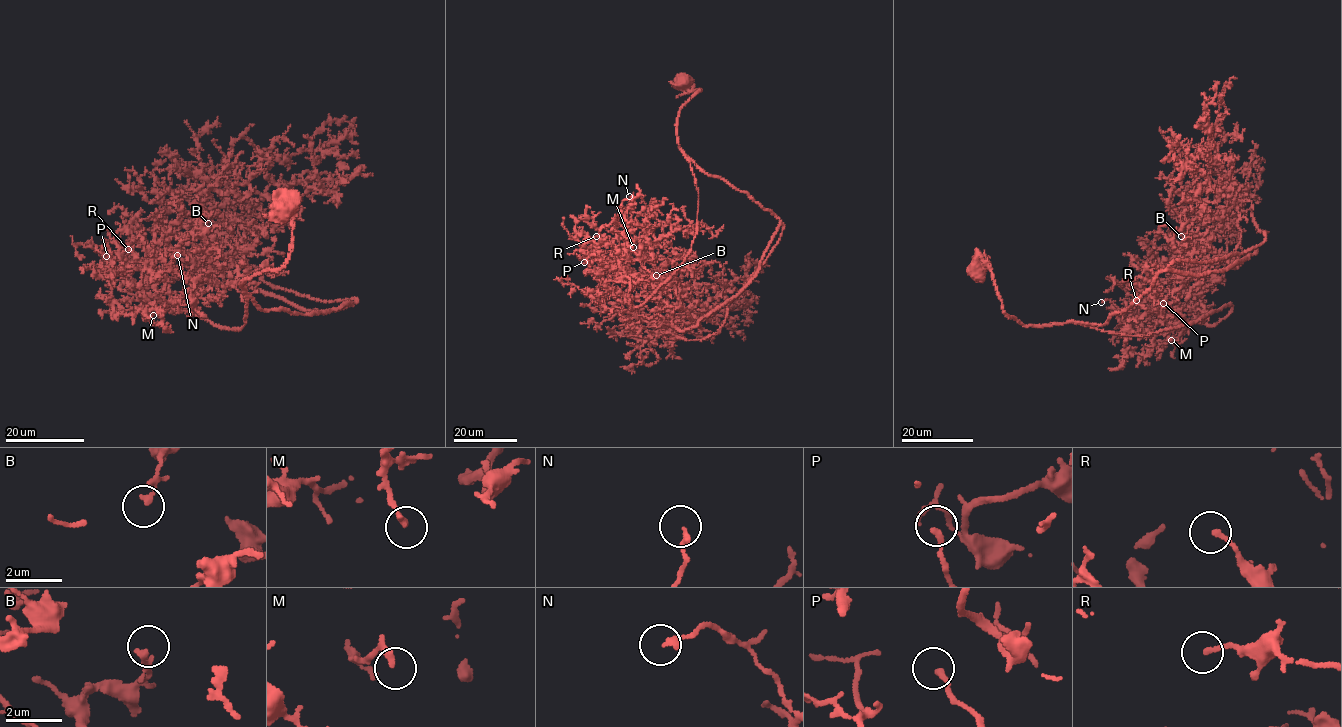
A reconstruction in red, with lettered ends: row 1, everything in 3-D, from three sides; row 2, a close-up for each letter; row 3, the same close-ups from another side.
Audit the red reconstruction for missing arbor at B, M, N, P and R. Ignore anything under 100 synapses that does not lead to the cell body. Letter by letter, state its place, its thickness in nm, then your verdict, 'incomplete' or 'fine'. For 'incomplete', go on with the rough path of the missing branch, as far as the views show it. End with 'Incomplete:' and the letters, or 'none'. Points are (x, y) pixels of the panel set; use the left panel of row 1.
B: (208, 223) | 130 nm | fine
M: (153, 315) | 200 nm | fine
N: (177, 255) | 190 nm | fine
P: (106, 256) | 200 nm | fine
R: (128, 249) | 170 nm | fine
Incomplete: none

